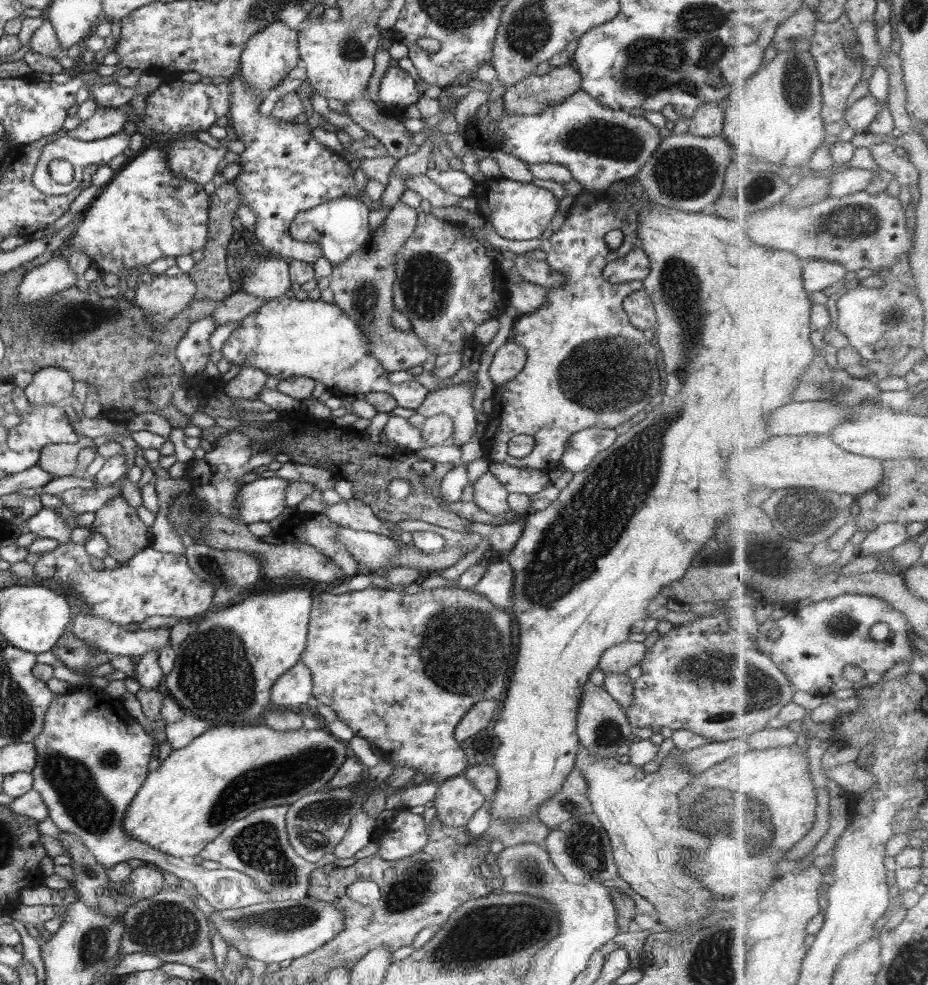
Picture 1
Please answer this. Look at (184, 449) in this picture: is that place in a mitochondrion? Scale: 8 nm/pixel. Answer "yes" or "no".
no

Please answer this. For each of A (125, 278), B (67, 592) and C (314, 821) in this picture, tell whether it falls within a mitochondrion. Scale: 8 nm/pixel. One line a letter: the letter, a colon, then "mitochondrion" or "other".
A: other
B: other
C: mitochondrion

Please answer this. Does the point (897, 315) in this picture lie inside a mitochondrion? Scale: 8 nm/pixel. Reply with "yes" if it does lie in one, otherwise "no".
yes

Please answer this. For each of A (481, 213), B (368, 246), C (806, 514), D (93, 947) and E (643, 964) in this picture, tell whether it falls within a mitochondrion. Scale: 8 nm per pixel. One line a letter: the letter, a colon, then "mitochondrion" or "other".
A: other
B: other
C: mitochondrion
D: mitochondrion
E: other

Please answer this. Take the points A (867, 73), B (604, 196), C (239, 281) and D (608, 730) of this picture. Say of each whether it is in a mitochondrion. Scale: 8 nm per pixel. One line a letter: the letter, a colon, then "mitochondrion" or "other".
A: other
B: other
C: other
D: mitochondrion

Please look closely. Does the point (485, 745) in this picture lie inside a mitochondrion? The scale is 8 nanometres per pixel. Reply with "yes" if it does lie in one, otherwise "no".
no

